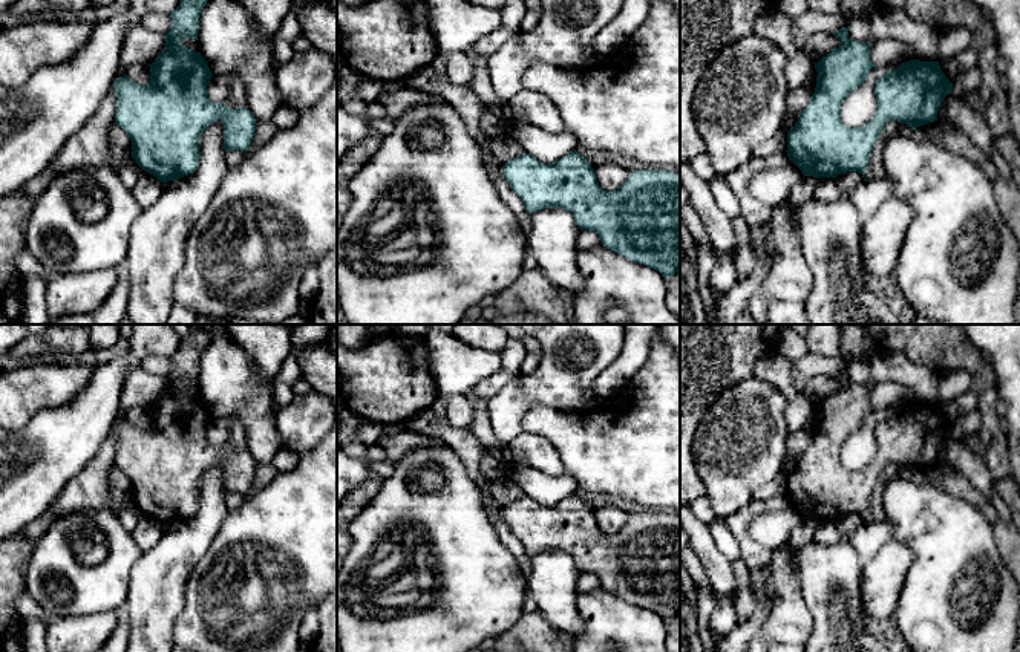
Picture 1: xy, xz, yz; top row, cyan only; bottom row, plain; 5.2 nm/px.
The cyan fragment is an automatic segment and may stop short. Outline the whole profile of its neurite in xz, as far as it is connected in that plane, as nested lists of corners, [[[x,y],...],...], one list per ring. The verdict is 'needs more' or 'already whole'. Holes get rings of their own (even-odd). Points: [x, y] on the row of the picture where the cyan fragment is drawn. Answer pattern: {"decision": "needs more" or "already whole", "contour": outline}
{"decision": "already whole", "contour": [[[574,150],[553,164],[522,153],[502,165],[502,174],[528,214],[564,208],[580,230],[594,231],[605,248],[659,271],[665,279],[680,271],[680,173],[631,170],[617,190],[608,191],[599,185],[594,168]]]}

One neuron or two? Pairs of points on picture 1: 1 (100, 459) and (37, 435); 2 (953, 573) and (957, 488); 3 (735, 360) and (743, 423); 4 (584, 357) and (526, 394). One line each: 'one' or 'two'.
1: two
2: two
3: two
4: one

